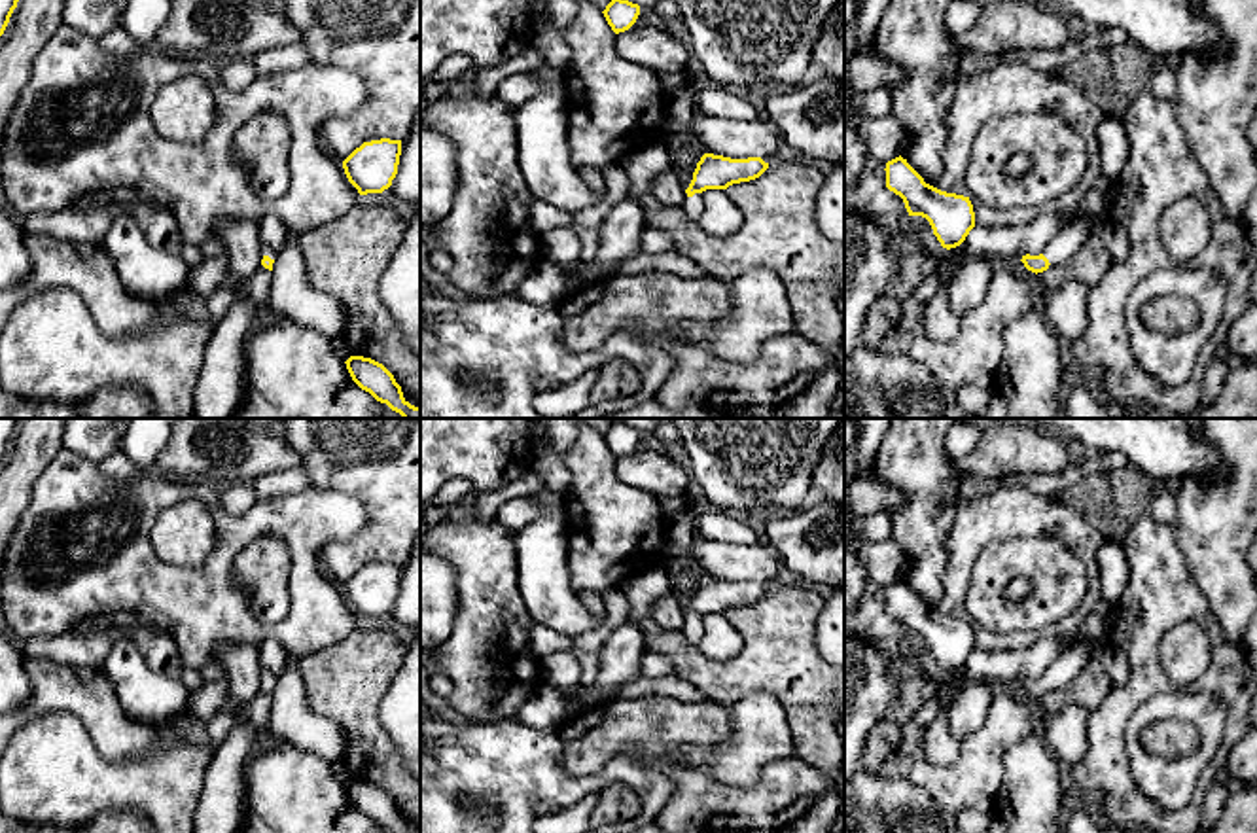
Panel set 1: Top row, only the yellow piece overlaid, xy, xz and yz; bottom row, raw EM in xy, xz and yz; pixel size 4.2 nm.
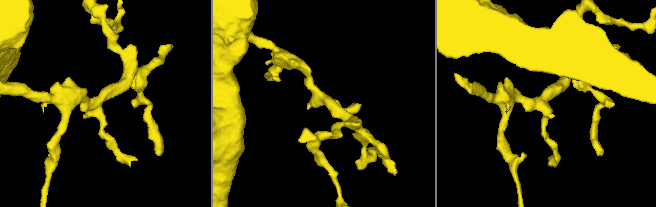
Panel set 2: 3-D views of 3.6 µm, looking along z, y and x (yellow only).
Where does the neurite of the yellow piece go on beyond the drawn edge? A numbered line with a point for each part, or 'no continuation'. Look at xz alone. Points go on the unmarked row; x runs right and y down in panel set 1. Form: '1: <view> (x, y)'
1: xz (693, 629)

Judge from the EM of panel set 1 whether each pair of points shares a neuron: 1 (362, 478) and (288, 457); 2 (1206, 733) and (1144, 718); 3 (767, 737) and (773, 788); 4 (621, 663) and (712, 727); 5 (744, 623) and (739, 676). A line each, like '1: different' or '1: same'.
1: different
2: same
3: different
4: different
5: same

